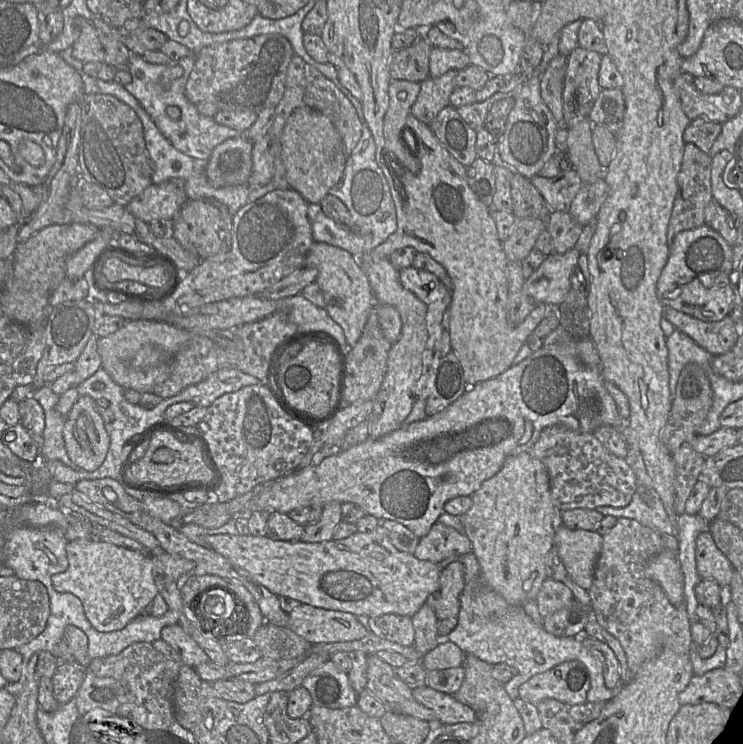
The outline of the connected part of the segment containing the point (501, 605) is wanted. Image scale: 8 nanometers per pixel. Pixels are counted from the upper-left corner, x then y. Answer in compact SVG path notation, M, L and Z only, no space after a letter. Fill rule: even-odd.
M474 552L454 555L438 565L442 571L451 563L459 561L464 565L464 589L460 596L458 623L446 639L457 645L464 654L473 654L491 665L507 664L516 669L516 674L505 683L504 689L514 701L519 697L519 687L536 674L546 672L564 661L587 669L591 684L587 702L606 703L615 692L608 689L599 662L589 653L580 637L557 637L537 625L526 614L523 606L509 604L482 579L481 568Z

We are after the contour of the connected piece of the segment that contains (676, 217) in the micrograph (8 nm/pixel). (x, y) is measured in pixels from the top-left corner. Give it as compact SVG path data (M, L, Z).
M685 143L681 169L677 176L678 191L667 230L670 248L674 237L683 230L694 229L705 224L705 207L713 199L711 186L711 157L693 143Z

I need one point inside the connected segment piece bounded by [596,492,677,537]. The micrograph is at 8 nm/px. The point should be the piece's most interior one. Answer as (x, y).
(651, 513)

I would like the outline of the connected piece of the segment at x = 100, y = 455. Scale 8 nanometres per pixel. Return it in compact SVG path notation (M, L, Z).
M80 396L68 413L63 429L63 438L70 459L86 471L94 471L102 465L110 446L110 437L96 405L97 402L91 397Z

